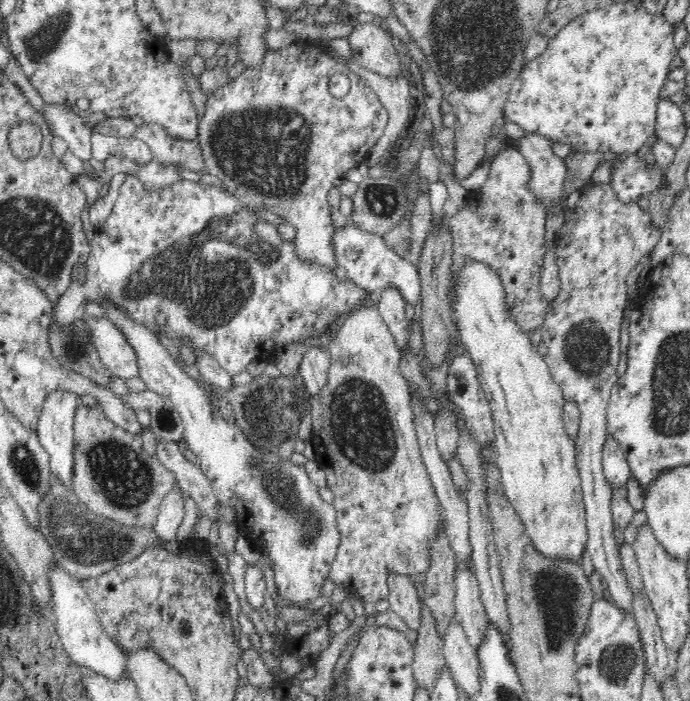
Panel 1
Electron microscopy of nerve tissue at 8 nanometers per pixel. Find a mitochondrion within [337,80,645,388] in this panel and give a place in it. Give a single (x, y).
(588, 348)

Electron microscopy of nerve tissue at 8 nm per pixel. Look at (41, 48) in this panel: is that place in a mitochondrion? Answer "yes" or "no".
yes

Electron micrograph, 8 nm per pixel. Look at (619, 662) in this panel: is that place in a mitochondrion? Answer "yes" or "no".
yes

